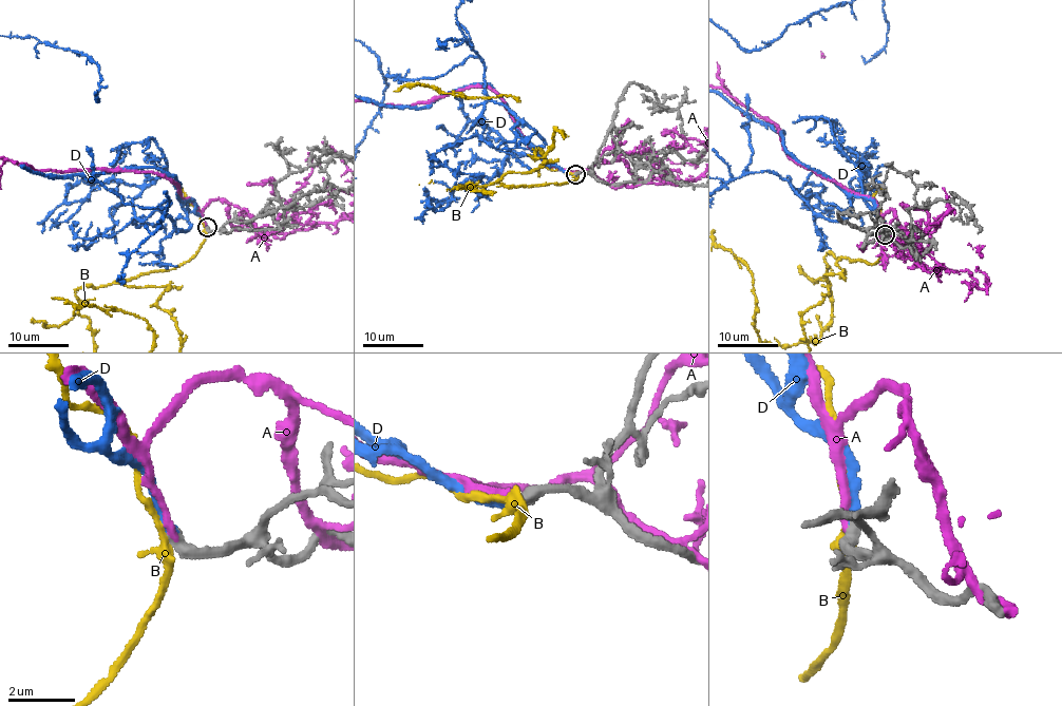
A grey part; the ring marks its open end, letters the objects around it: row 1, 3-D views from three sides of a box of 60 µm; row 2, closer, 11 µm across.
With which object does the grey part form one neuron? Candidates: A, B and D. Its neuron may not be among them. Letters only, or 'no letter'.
D

